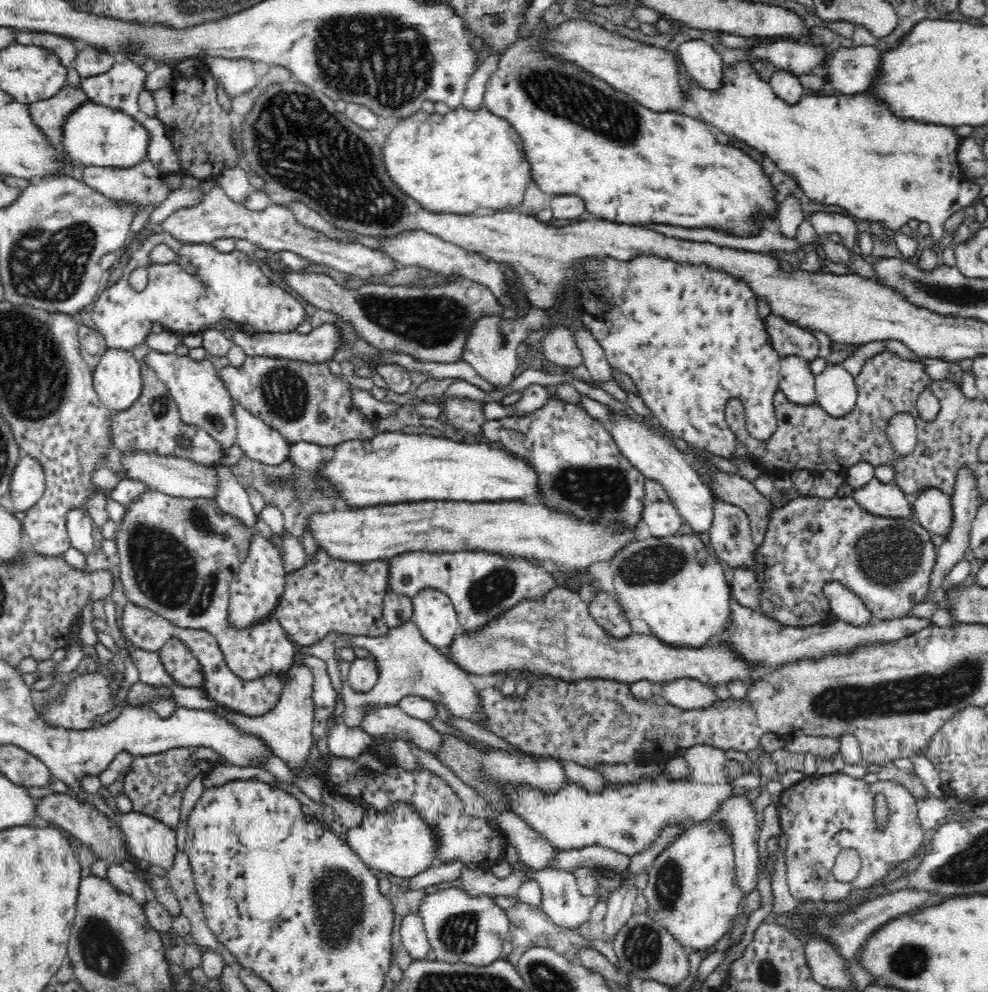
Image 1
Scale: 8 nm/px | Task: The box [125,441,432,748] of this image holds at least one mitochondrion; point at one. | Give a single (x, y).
(199, 517)

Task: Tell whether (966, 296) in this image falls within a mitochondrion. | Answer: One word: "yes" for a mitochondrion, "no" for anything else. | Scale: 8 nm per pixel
yes

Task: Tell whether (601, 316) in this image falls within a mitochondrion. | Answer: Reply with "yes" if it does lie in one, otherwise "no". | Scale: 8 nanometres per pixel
no

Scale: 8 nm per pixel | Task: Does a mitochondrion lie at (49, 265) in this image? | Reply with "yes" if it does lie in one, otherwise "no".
yes

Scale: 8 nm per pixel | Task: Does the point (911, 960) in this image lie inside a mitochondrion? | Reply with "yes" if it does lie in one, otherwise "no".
yes

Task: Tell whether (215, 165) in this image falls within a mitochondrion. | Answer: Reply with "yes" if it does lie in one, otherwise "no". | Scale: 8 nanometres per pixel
no

